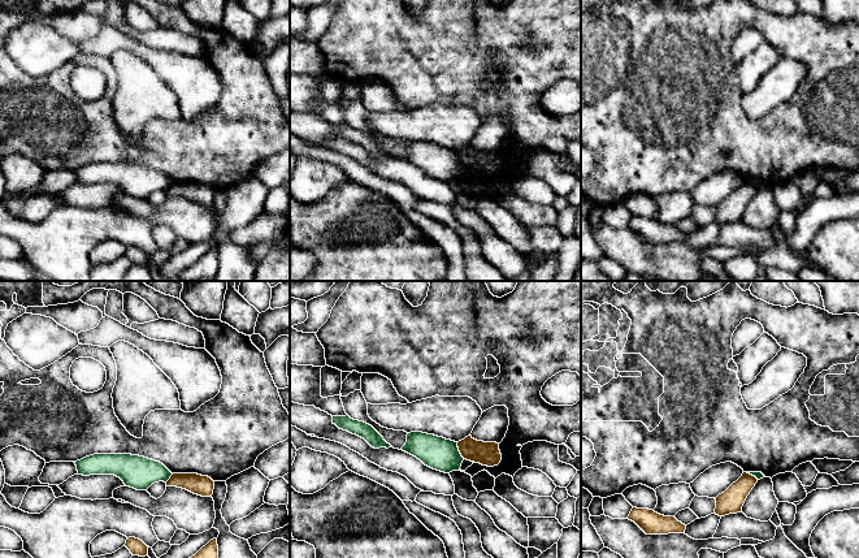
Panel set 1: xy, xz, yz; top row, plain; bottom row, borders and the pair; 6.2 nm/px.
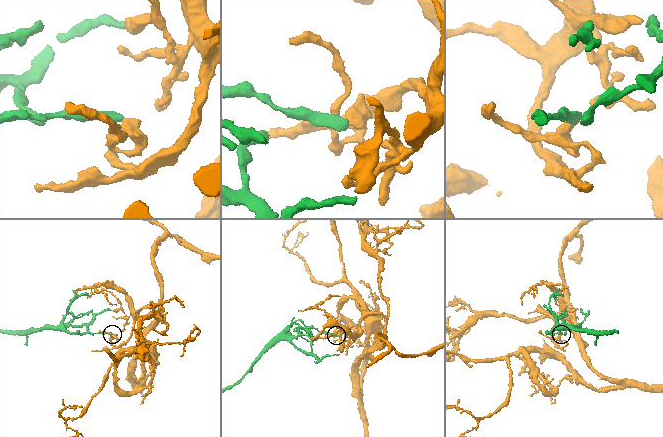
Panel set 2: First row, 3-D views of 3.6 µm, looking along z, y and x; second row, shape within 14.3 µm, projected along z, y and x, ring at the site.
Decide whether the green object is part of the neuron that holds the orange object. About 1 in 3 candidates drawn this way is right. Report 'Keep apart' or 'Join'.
Keep apart

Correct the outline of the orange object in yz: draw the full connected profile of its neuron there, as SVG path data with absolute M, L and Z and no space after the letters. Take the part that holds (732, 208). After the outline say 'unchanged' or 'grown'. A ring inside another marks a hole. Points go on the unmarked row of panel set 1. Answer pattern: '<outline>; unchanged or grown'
M747 181L733 191L724 202L719 203L716 208L715 222L725 225L729 222L737 222L742 220L742 215L758 191L758 187Z; unchanged

